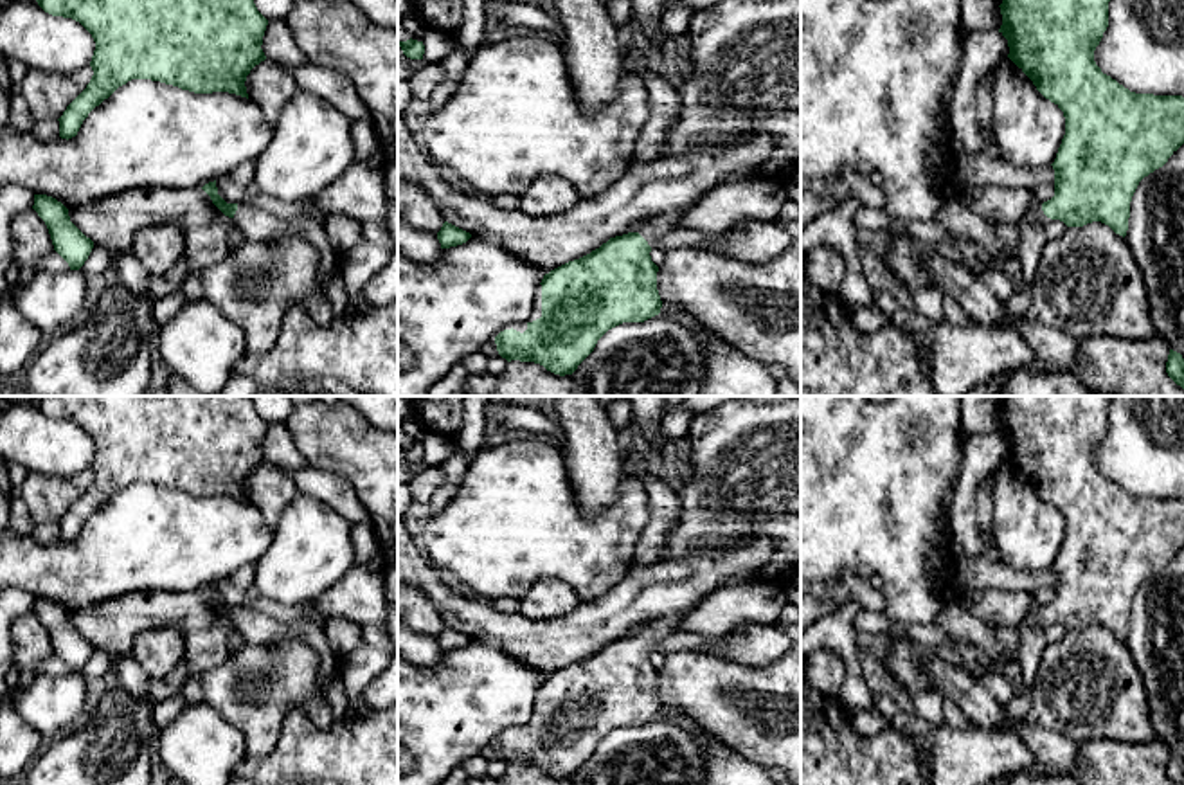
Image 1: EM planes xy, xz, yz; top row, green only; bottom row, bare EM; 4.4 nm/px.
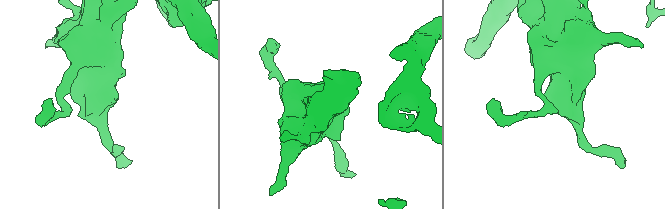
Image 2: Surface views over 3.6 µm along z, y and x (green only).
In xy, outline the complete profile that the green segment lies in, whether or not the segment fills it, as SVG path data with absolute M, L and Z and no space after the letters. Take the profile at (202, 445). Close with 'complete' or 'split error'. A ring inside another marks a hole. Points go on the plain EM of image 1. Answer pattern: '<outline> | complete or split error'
M43 396L36 405L52 420L79 425L95 445L94 479L58 522L59 540L67 544L95 510L131 483L248 502L247 479L266 463L261 448L268 423L257 414L254 396Z | complete

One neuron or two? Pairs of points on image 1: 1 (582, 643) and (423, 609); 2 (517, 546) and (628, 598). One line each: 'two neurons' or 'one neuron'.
1: two neurons
2: two neurons

